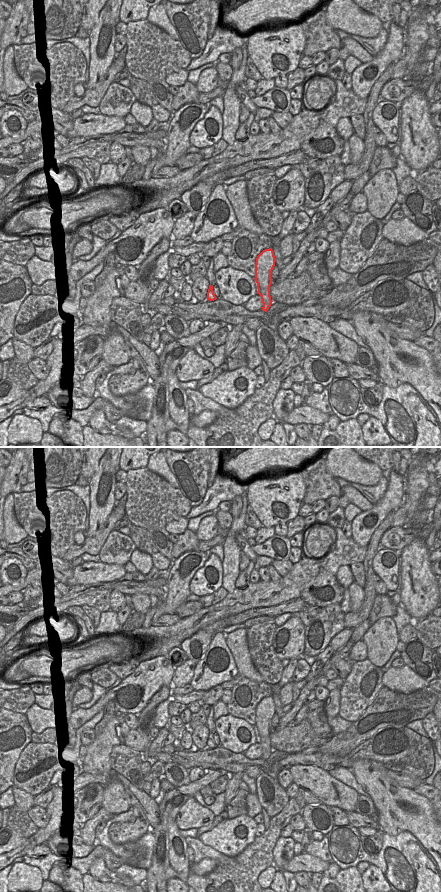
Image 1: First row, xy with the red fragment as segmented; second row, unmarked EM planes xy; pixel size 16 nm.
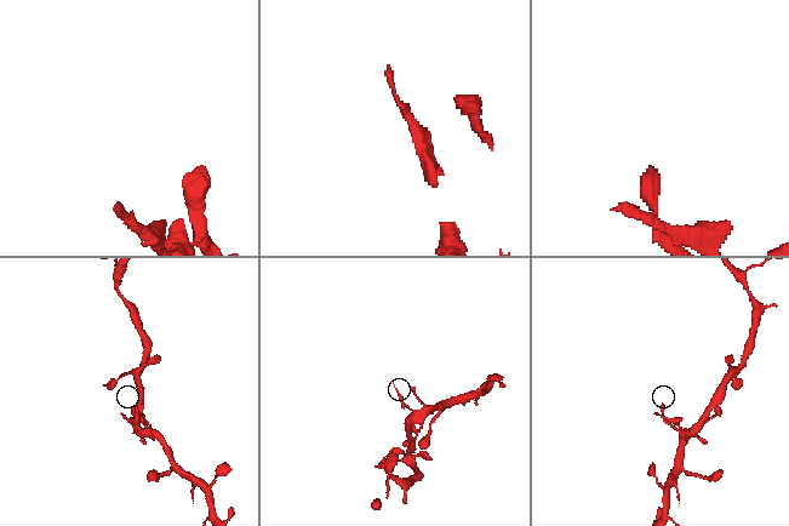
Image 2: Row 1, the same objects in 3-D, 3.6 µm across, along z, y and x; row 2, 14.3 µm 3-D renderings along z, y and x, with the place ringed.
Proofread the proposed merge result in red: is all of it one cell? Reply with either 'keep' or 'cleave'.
keep

